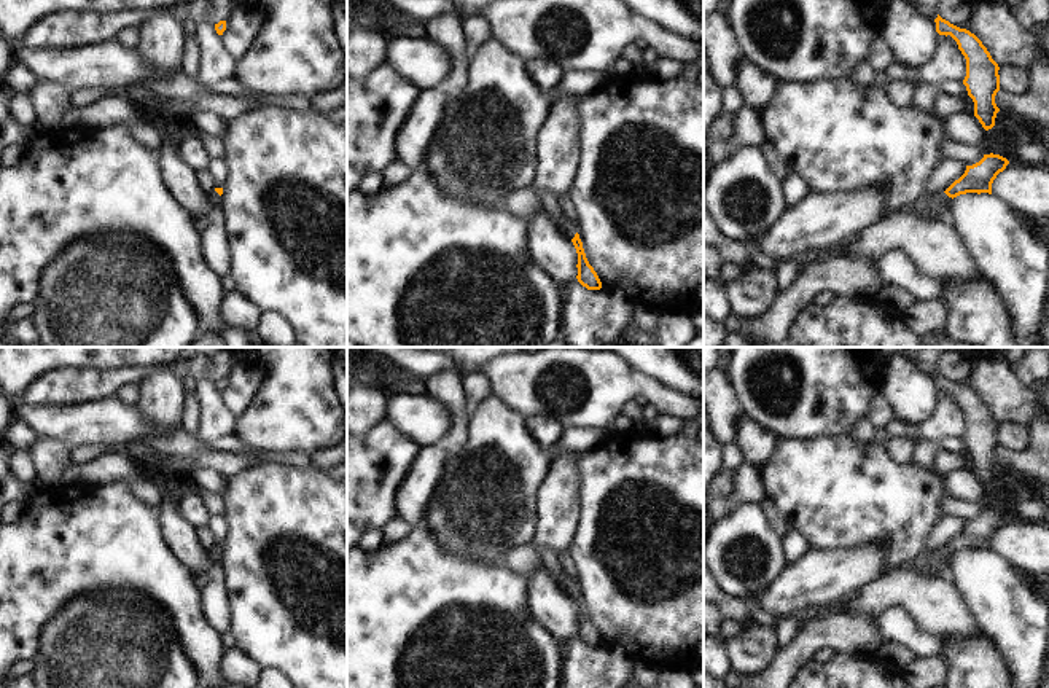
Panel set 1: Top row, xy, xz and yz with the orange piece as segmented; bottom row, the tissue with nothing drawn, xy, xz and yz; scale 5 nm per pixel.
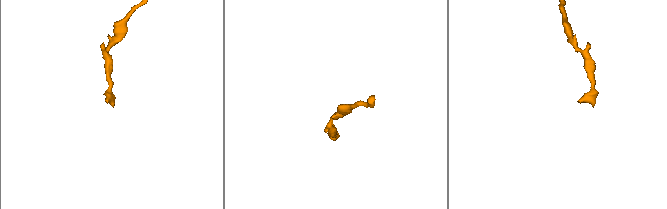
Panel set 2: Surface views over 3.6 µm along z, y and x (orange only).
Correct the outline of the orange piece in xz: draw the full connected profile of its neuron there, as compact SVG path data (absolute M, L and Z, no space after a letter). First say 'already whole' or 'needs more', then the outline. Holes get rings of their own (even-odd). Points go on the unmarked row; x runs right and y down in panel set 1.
needs more | M565 581L565 591L567 594L573 599L576 610L578 610L578 639L586 643L587 647L600 647L602 645L602 639L597 632L597 629L594 627L594 624L589 621L584 605L583 605L583 599L579 596L579 591L576 589L576 583L575 581Z

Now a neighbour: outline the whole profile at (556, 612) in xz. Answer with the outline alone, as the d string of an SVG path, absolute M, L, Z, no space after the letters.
M546 570L525 577L527 612L551 637L563 643L578 637L578 610L571 596L563 594Z

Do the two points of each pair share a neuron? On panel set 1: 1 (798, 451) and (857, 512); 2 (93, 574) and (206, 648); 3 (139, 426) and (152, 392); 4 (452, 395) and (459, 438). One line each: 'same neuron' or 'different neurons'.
1: same neuron
2: same neuron
3: different neurons
4: same neuron

